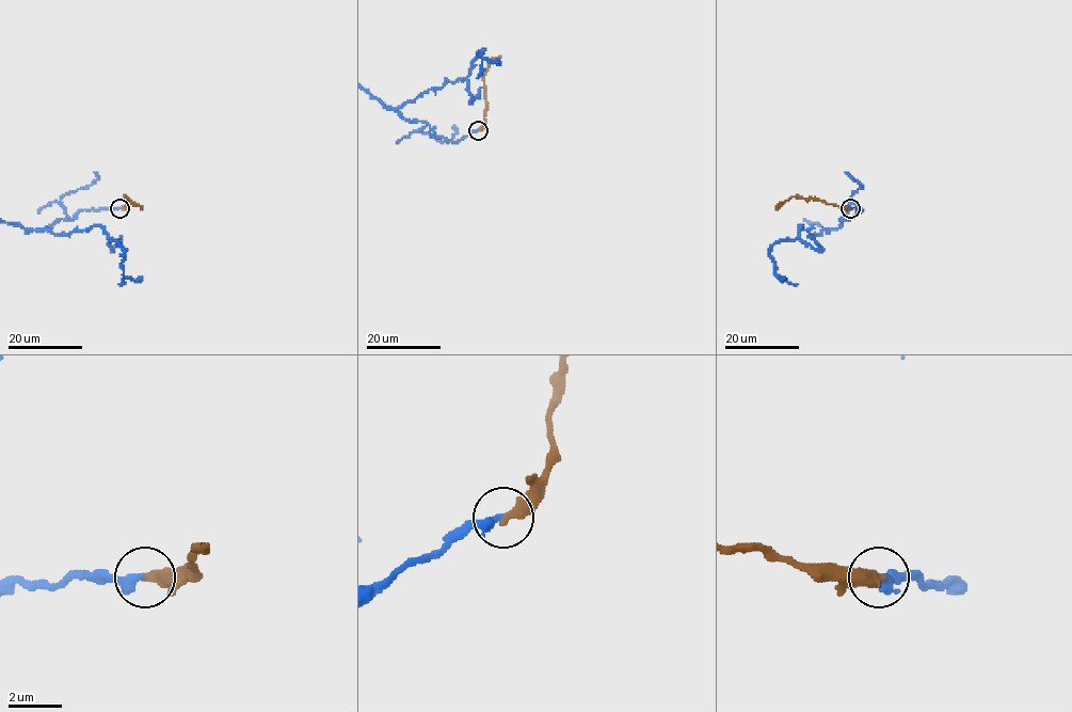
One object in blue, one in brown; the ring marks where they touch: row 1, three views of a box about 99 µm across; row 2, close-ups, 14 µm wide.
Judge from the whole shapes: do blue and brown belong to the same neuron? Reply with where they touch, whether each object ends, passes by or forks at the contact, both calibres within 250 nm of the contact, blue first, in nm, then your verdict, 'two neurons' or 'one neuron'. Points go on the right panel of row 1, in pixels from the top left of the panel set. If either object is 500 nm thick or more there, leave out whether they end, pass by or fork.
(850, 208) | blue ends | brown ends | 380/380 nm | one neuron

